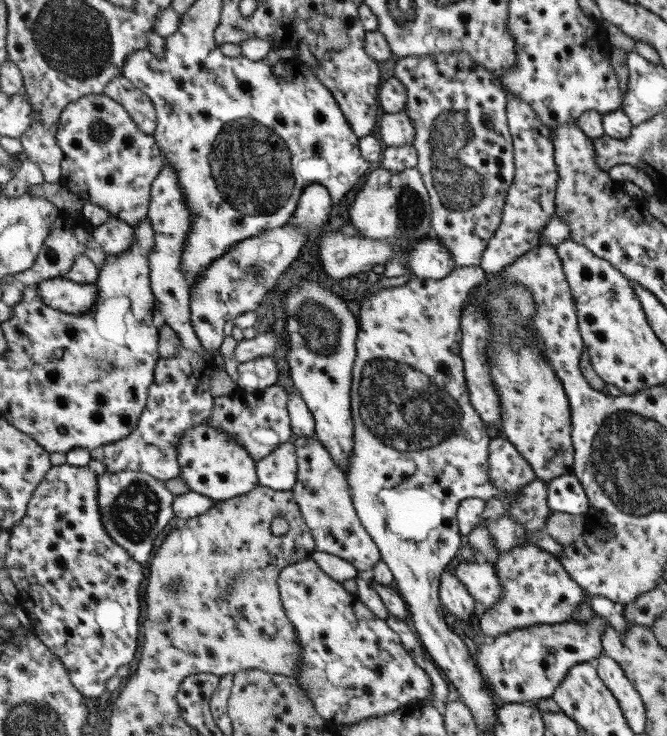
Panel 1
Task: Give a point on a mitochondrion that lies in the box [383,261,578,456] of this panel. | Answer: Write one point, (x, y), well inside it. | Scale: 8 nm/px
(508, 308)

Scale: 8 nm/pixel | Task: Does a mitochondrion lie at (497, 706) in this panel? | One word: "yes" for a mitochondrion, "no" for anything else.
no

